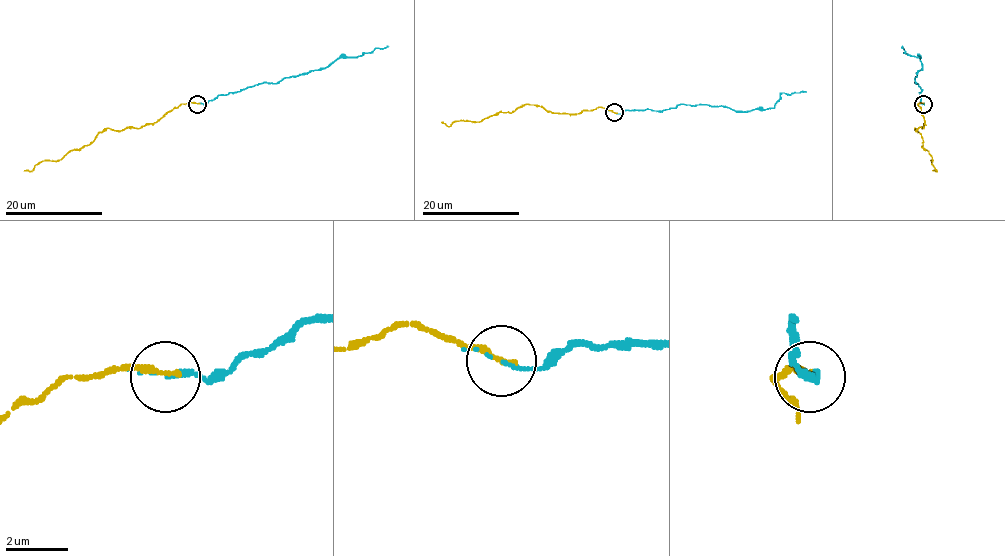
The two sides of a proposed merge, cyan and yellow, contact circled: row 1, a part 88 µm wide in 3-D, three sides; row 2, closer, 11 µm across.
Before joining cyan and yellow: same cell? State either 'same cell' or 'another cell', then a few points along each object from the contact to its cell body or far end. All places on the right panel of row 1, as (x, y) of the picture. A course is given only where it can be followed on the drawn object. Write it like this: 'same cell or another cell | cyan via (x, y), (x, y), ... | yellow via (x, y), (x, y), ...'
same cell | cyan via (923, 104), (921, 88), (915, 82), (922, 64), (920, 58), (903, 53), (905, 52), (901, 47) | yellow via (923, 104), (917, 104), (924, 119), (923, 128), (915, 128), (937, 171), (932, 170)

